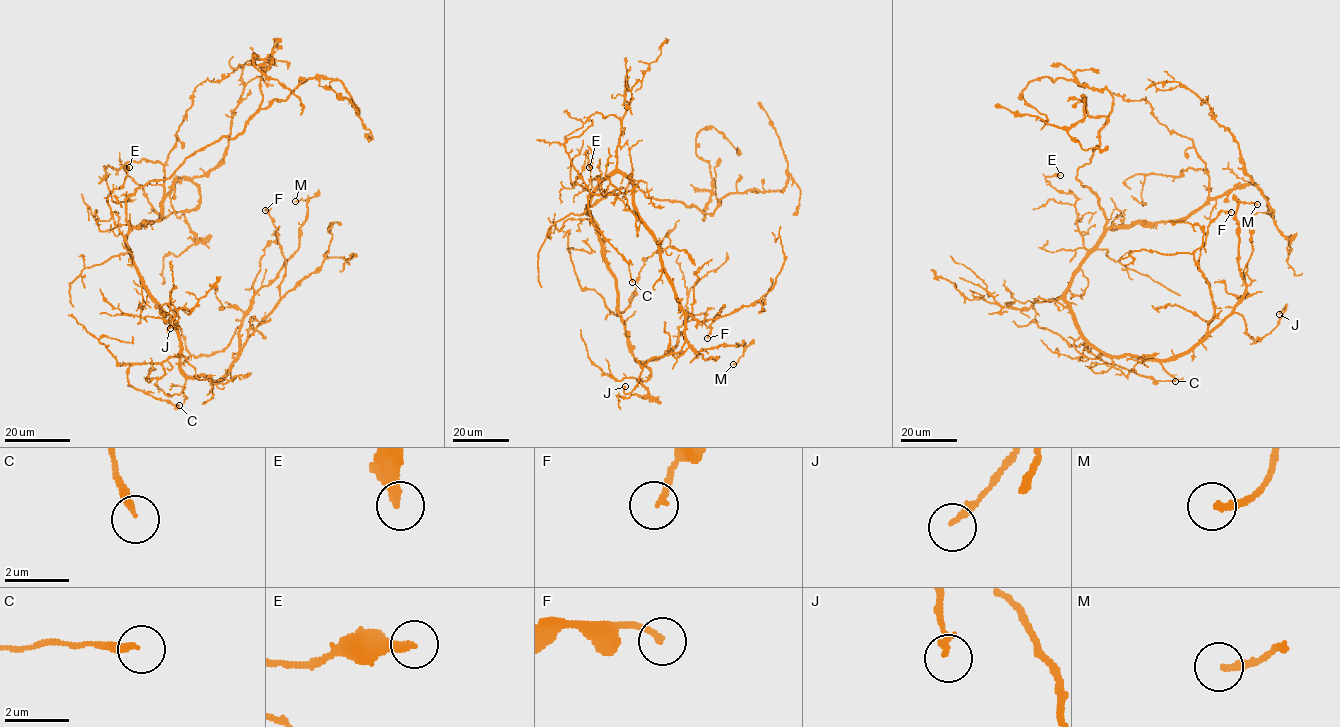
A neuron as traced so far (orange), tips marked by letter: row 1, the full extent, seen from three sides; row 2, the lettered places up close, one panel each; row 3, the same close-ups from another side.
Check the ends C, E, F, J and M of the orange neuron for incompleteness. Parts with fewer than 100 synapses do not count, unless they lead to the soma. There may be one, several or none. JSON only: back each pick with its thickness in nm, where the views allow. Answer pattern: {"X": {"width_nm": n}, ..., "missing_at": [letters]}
{"missing_at": []}

